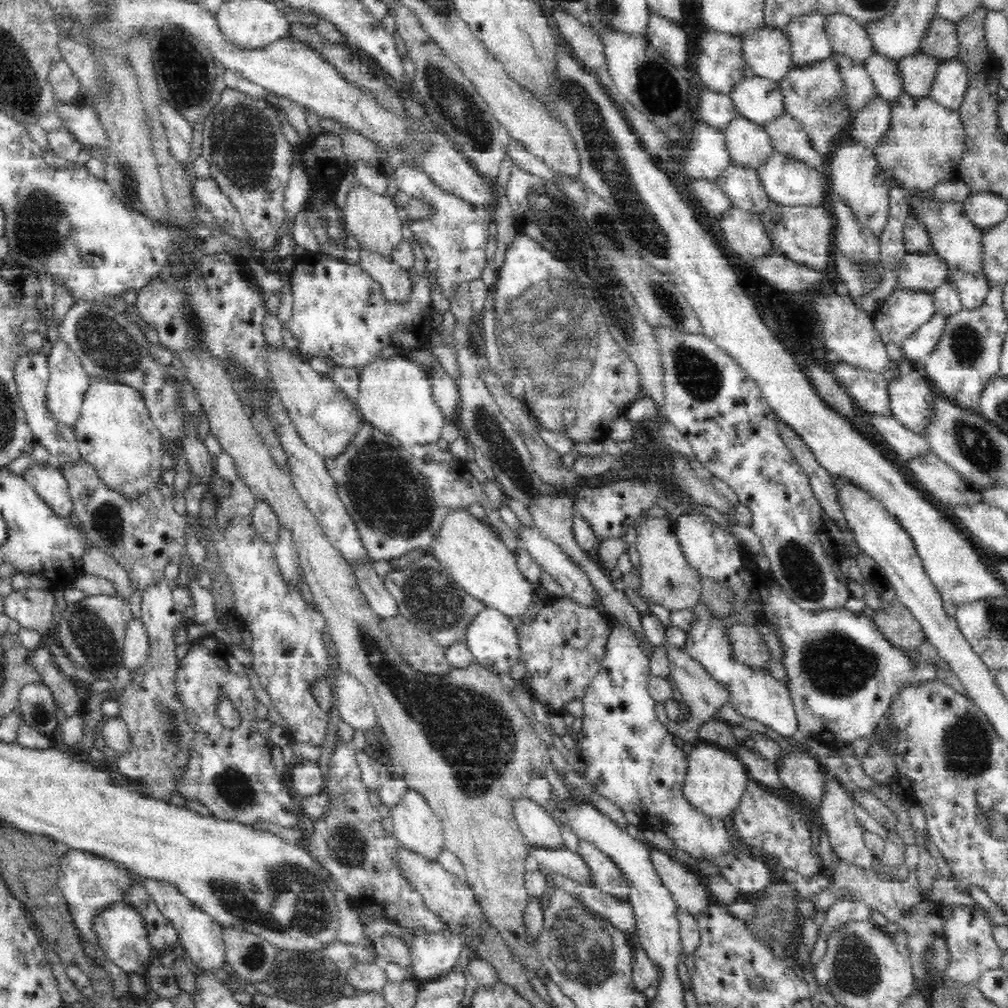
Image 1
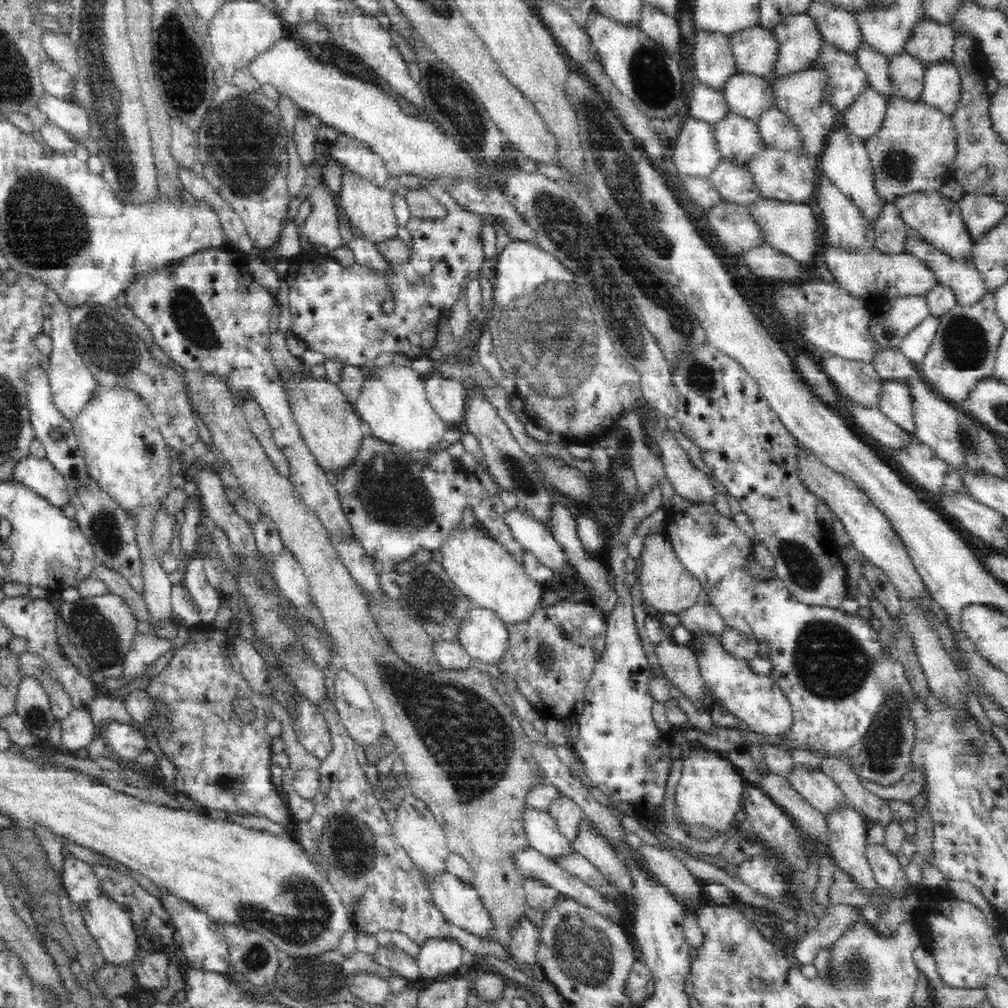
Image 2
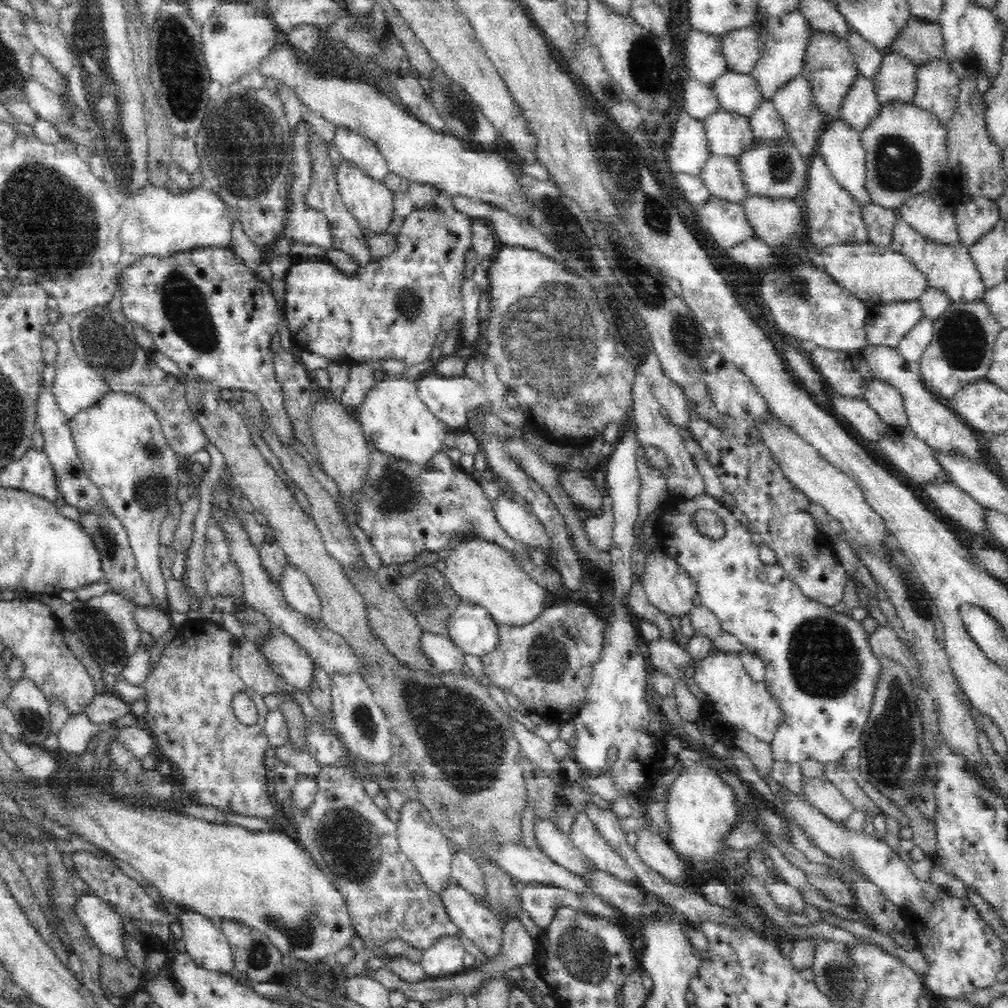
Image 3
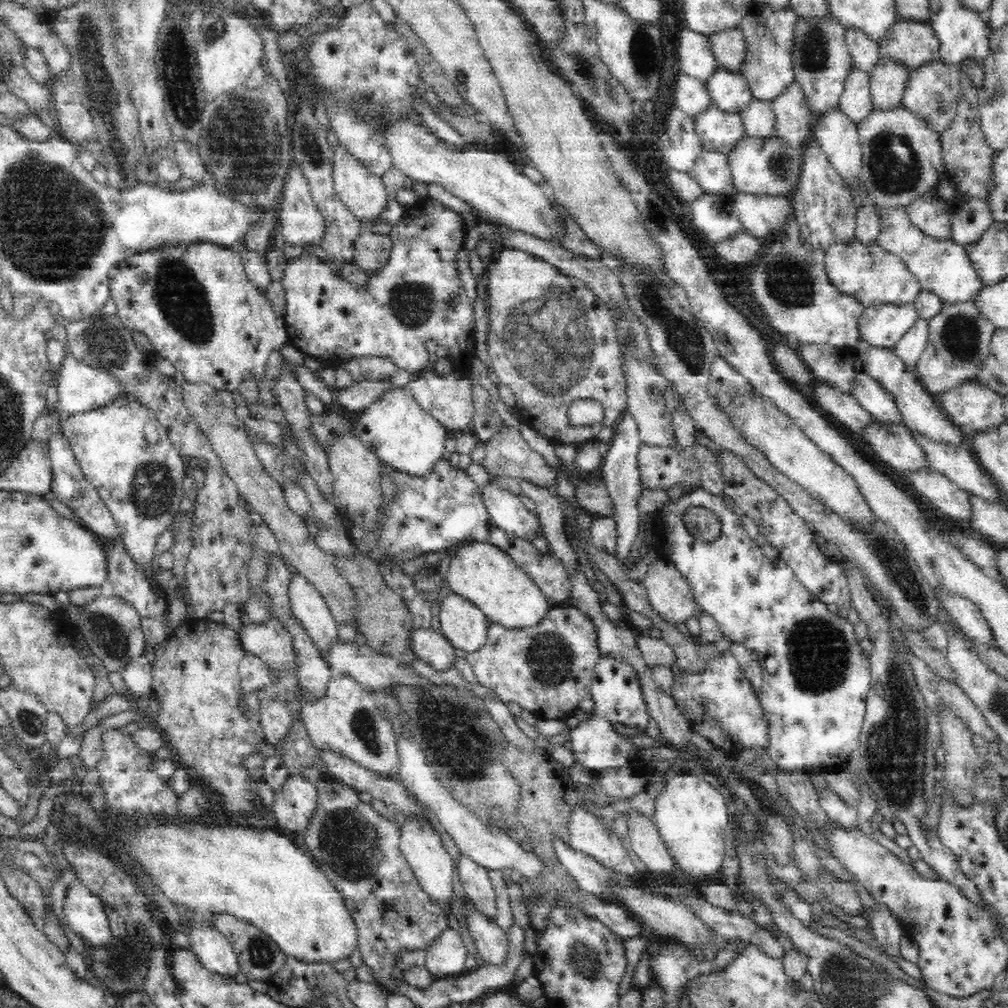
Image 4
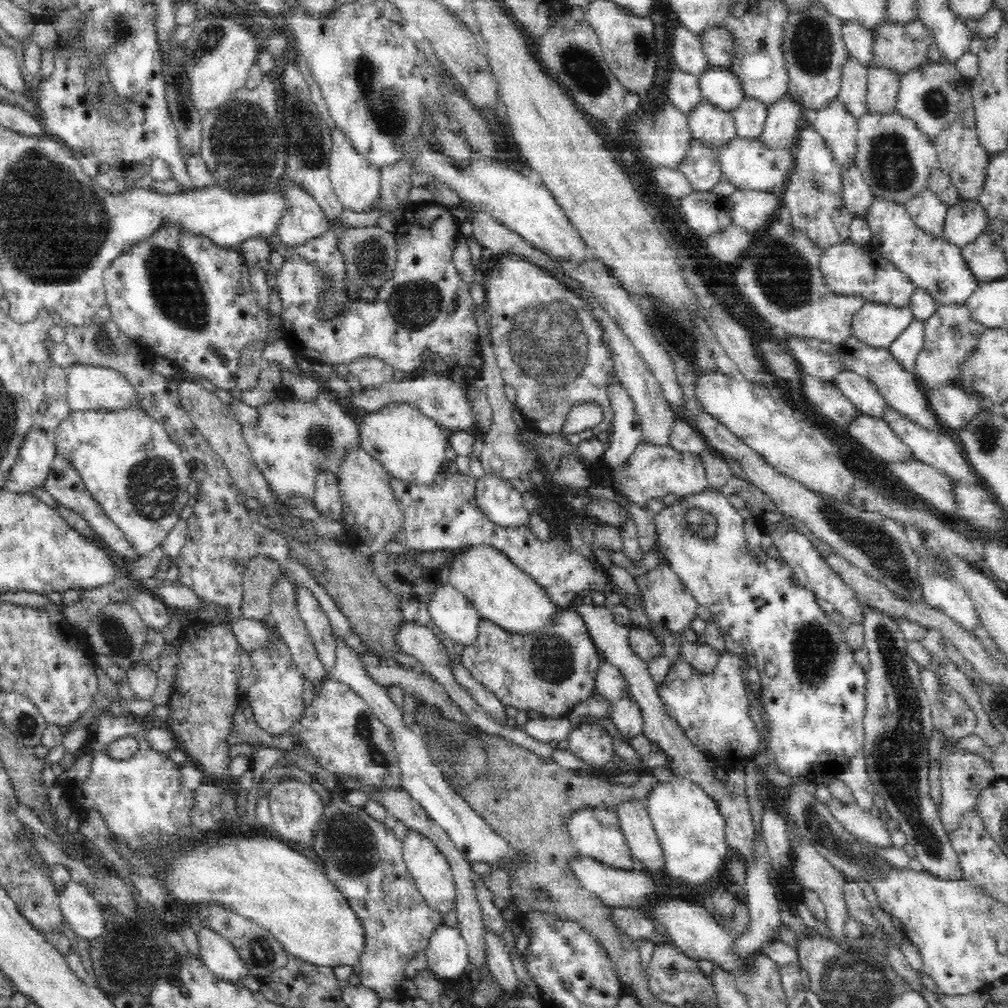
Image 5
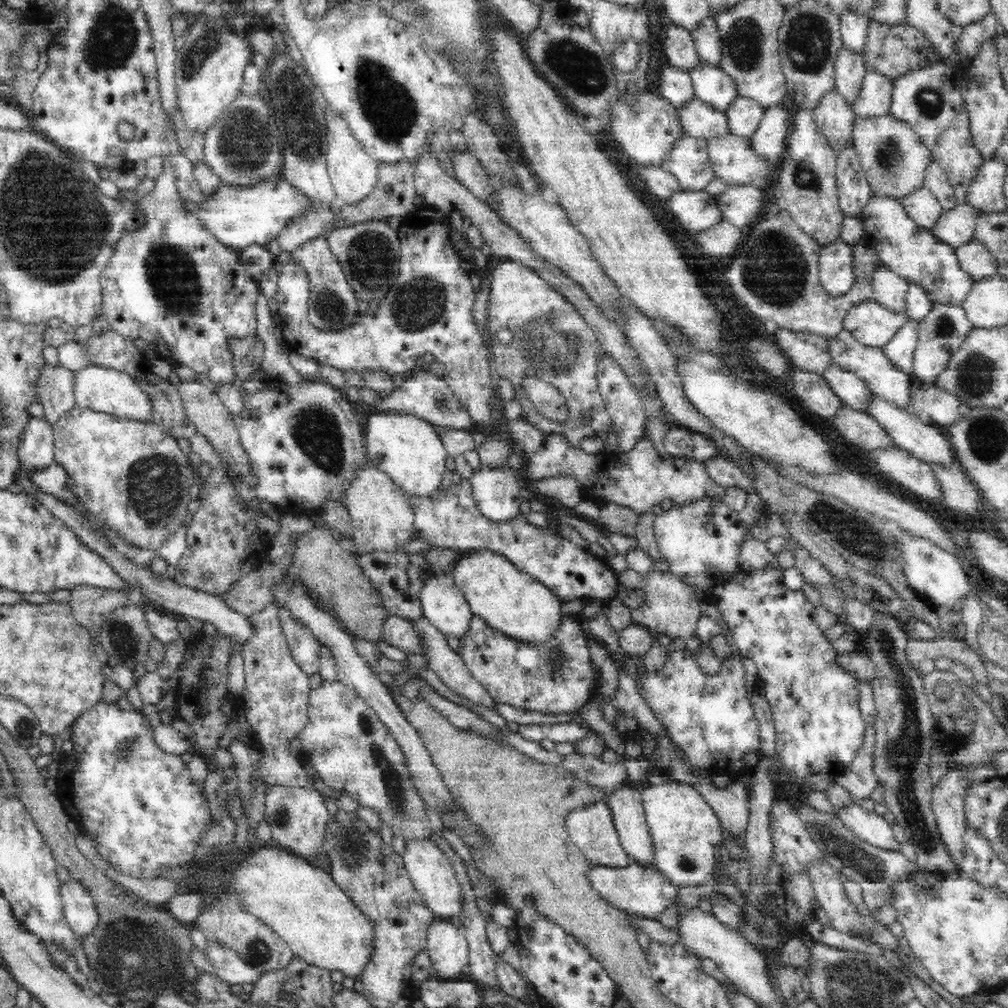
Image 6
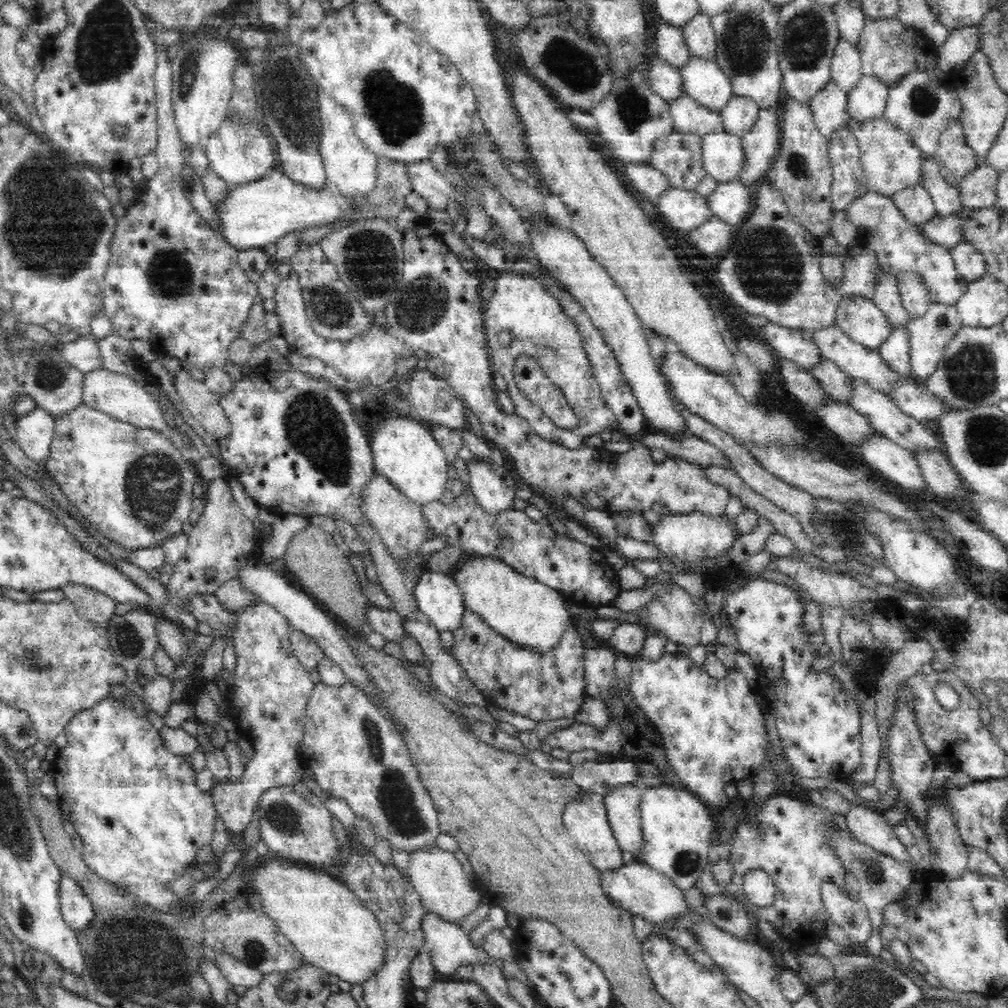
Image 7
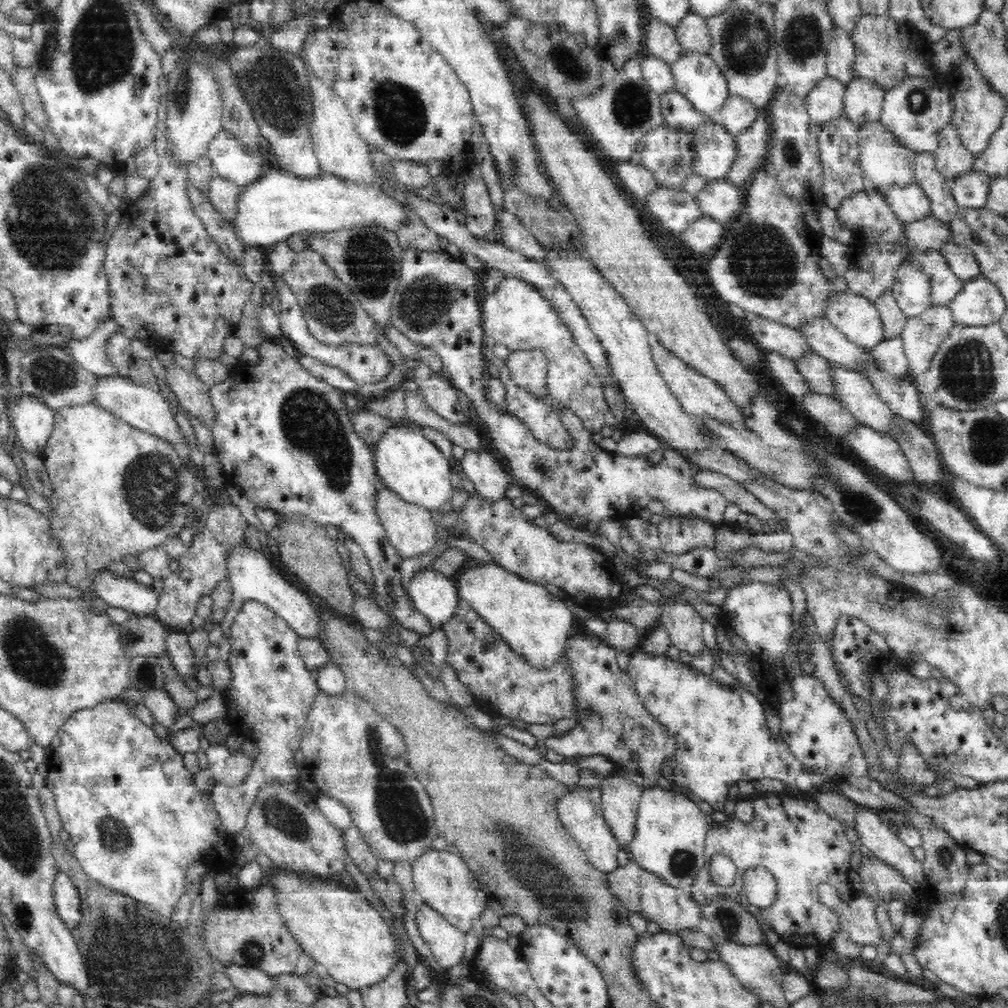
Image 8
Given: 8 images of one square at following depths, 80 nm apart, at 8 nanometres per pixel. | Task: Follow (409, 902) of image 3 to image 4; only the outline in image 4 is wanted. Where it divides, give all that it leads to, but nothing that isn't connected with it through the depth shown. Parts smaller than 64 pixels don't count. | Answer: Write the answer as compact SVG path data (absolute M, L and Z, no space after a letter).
M322 775L318 792L320 804L305 844L313 861L343 896L356 921L360 931L357 949L368 981L386 994L398 994L398 980L402 977L399 959L405 952L424 951L447 927L447 912L434 905L420 888L399 847L401 831L395 822L359 802L356 792L332 776Z

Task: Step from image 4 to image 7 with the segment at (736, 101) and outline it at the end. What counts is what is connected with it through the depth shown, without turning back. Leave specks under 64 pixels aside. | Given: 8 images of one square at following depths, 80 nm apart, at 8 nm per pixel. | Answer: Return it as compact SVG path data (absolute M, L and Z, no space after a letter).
M689 55L676 67L676 74L680 75L682 92L710 112L719 113L733 95L728 77L714 59Z

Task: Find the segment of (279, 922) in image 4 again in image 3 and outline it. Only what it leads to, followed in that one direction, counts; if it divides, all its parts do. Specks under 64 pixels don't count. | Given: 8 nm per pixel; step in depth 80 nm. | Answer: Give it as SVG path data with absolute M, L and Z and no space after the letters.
M28 778L28 783L31 784L31 792L35 796L35 801L42 810L47 811L48 816L58 821L60 825L68 827L70 832L77 831L78 834L82 835L91 843L94 843L103 850L105 849L107 853L131 864L136 870L141 872L150 884L159 890L161 896L166 896L166 898L174 900L174 902L177 902L177 904L182 906L185 910L194 911L215 920L222 916L229 919L242 920L252 928L257 928L260 932L264 933L265 936L268 936L268 939L278 947L278 950L280 950L284 956L294 955L296 958L305 961L333 959L334 956L342 952L344 948L351 946L352 938L356 936L341 892L336 890L332 881L319 870L310 854L291 837L288 837L288 835L273 831L270 828L249 829L238 825L226 826L224 824L212 824L211 822L206 822L205 820L180 814L172 810L136 810L137 808L125 808L123 804L113 802L107 792L98 791L98 788L92 790L88 787L76 787L75 785L71 785L72 788L68 793L68 797L65 798L61 797L59 792L54 792L54 785L52 785L51 780L46 783L38 783L32 782Z

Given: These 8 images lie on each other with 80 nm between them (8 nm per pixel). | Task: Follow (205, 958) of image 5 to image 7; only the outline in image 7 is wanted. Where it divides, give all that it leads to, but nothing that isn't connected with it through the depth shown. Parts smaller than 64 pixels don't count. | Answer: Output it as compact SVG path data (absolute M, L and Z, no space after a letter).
M230 955L217 956L218 967L232 986L242 986L242 988L265 988L263 982L266 974L257 968L252 968L242 964Z

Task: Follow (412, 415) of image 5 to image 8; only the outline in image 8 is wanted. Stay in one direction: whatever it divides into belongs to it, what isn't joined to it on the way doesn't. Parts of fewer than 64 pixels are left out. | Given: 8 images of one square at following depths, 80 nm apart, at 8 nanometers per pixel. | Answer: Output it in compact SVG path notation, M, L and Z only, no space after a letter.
M403 425L390 427L379 442L374 465L388 491L405 503L420 506L431 513L440 513L438 510L454 496L455 487L450 480L446 457L432 441L418 432L418 428Z

